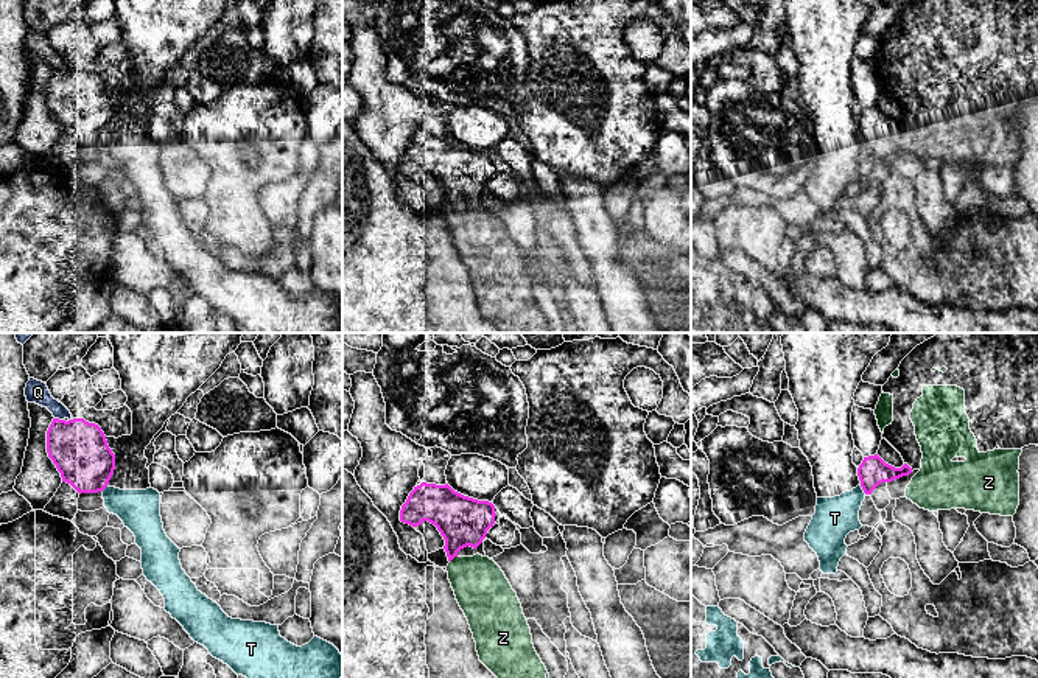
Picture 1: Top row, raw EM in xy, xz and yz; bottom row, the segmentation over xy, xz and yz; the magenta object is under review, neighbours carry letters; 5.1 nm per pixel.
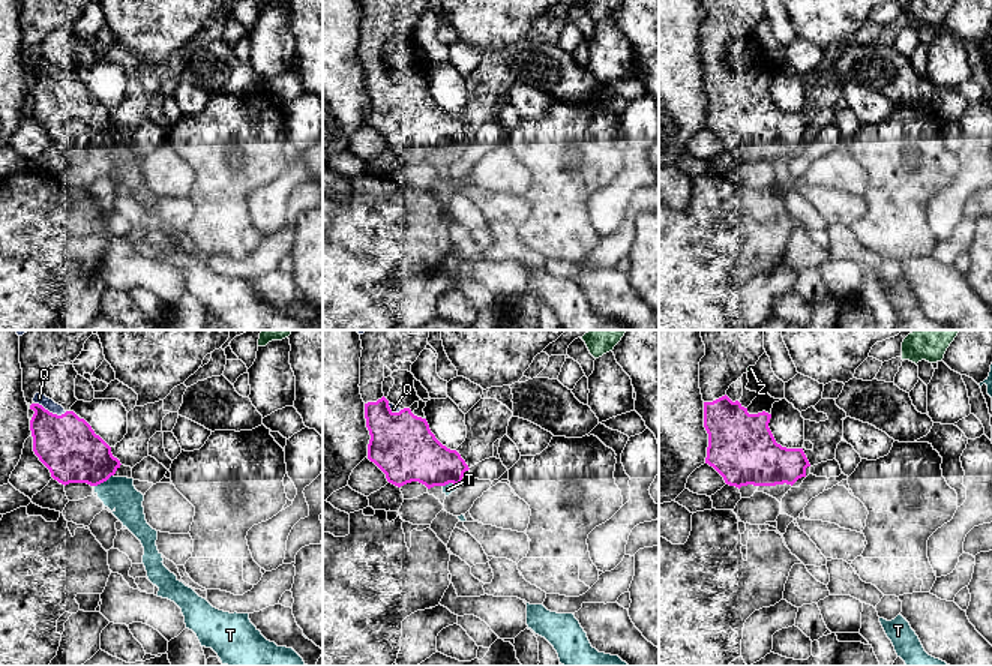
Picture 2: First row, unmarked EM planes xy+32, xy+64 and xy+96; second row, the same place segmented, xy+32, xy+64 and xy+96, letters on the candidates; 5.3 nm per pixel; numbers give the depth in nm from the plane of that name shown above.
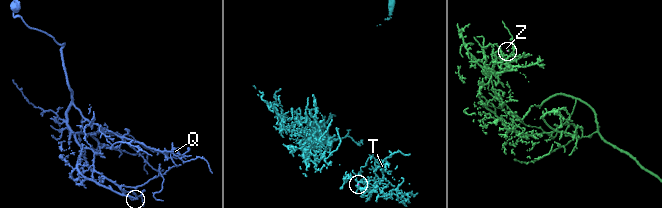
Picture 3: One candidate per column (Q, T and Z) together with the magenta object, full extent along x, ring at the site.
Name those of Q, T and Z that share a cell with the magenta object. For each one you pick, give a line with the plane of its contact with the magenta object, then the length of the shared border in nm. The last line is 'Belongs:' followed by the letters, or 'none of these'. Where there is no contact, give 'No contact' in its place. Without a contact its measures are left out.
Z: Touches magenta in xz. Shared border 50 nm
Belongs: Z

